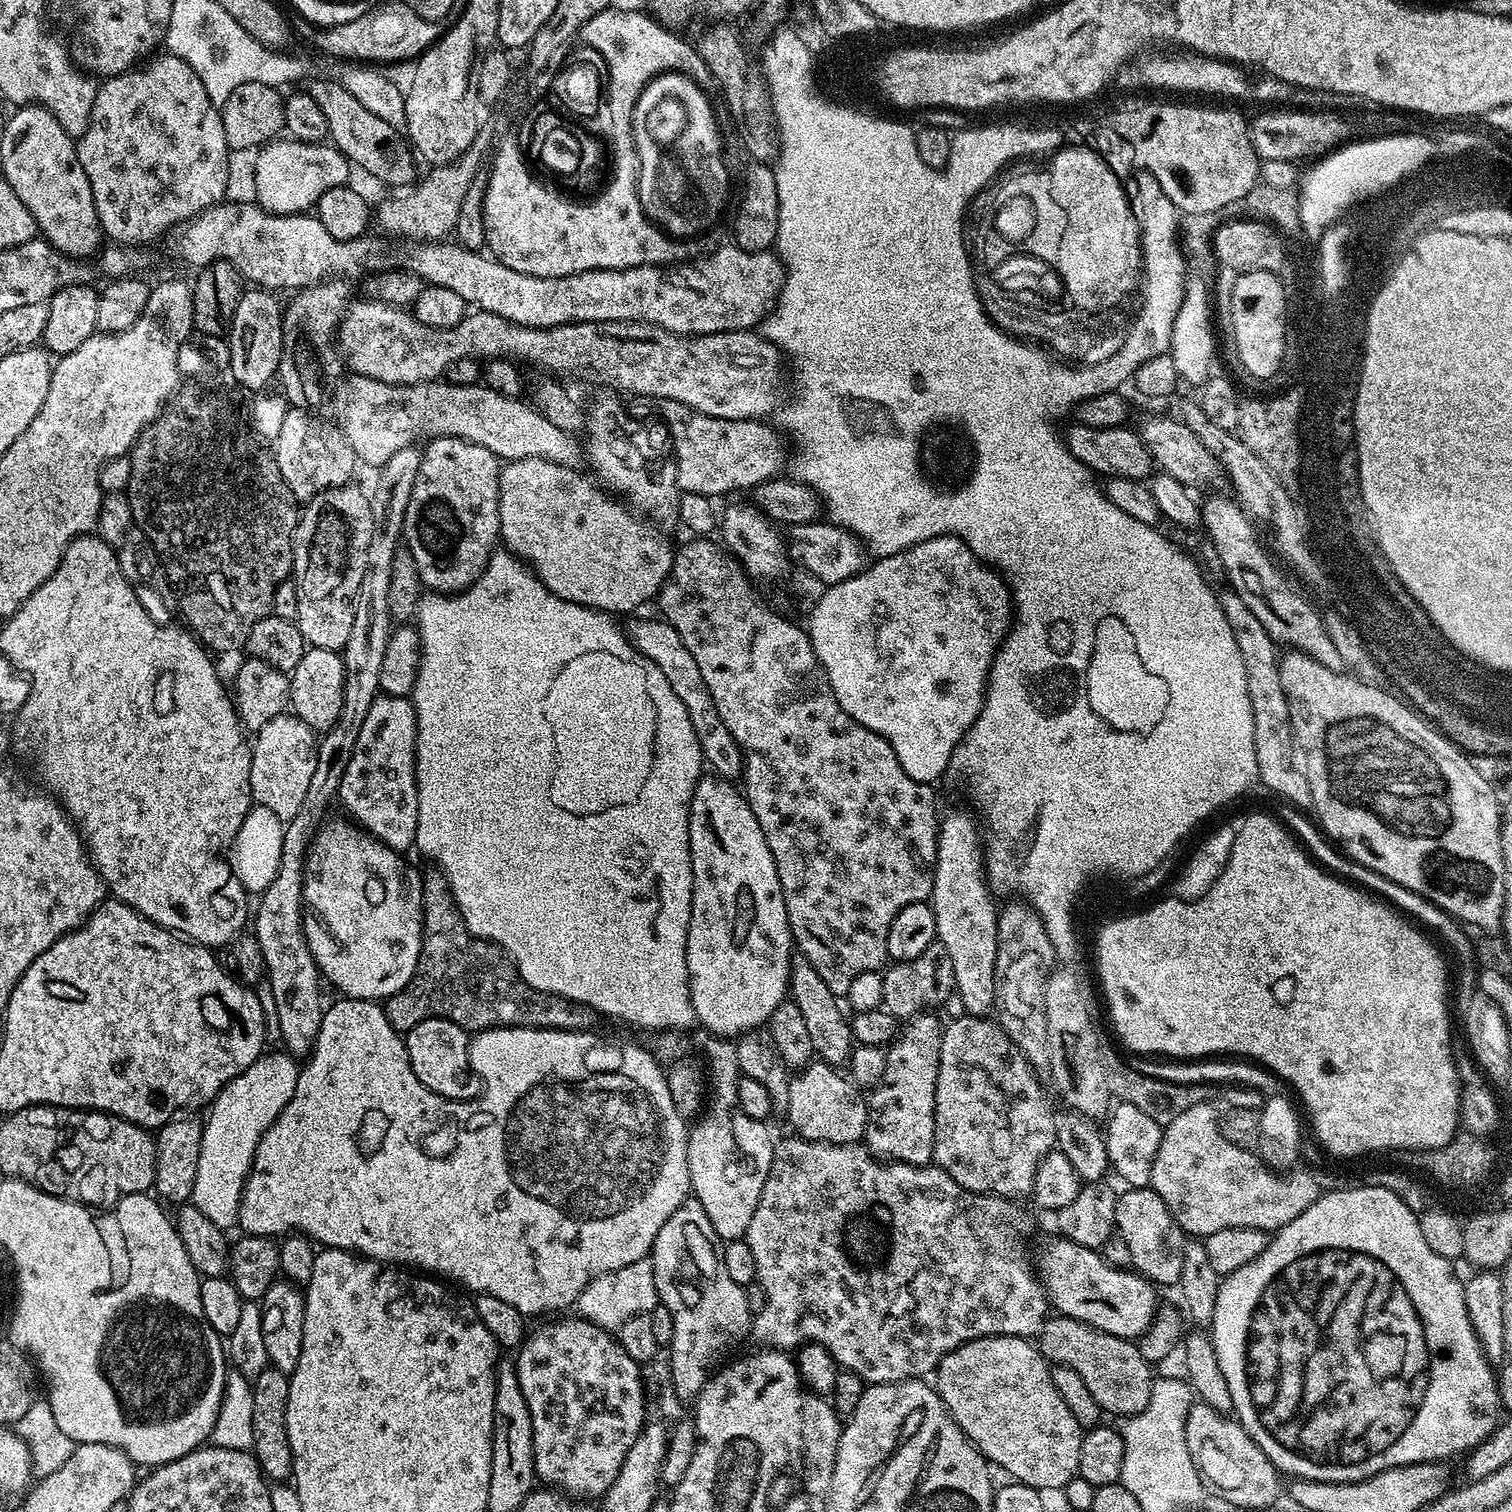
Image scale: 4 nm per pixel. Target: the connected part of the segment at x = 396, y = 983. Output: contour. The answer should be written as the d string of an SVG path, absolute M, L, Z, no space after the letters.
M347 818L341 820L325 819L316 829L316 835L312 837L310 851L304 857L304 937L308 943L308 949L316 969L320 971L321 977L328 980L337 988L341 997L350 1000L375 1000L383 1002L389 996L398 994L414 978L414 970L420 961L420 948L424 944L424 882L422 872L416 868L411 868L404 861L405 857L393 848L387 848L381 840L375 840L370 833L363 828L352 823Z

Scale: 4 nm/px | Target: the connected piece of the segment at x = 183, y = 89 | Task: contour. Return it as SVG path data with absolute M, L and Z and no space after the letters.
M171 54L163 55L157 55L152 58L157 58L157 60L149 59L143 66L133 67L129 71L120 73L119 76L107 77L96 89L92 121L89 122L87 130L75 141L78 161L81 162L82 168L86 172L86 178L90 178L90 190L94 194L94 206L100 219L103 235L109 241L125 246L148 244L151 240L158 239L160 235L161 239L177 224L185 224L187 220L193 220L198 213L221 203L225 199L224 191L228 188L230 149L226 142L226 130L222 130L219 107L214 102L210 102L210 96L206 94L206 86L202 86L202 78L198 78L198 74L194 74L194 70L190 70L190 66L186 66L186 62L182 62L182 58Z

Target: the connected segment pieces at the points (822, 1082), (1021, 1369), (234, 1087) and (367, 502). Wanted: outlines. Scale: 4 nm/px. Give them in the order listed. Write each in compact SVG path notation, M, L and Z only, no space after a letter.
M814 1060L790 1079L785 1115L793 1133L810 1141L828 1144L859 1143L868 1121L868 1103L863 1091L849 1078L838 1074L835 1067Z
M987 1336L966 1342L940 1360L934 1373L934 1387L952 1420L964 1431L989 1465L1009 1472L1011 1479L1031 1488L1063 1489L1079 1470L1079 1448L1082 1429L1074 1422L1074 1414L1062 1402L1062 1394L1054 1390L1052 1368L1039 1347L1023 1336Z
M283 1050L270 1052L261 1054L216 1095L204 1120L202 1154L198 1154L198 1178L194 1178L191 1203L223 1230L237 1223L242 1190L260 1135L282 1114L298 1086L297 1061Z
M356 482L328 488L303 505L292 535L292 576L298 590L298 614L294 622L300 627L305 645L331 652L340 652L346 646L350 626L354 626L354 598L366 570L366 550L370 546L371 533L372 502L369 493L365 489L363 492Z

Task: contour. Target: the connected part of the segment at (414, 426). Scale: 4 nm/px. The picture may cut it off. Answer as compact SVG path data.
M351 375L350 379L347 377L340 385L342 385L334 396L334 420L338 428L340 428L346 437L347 441L350 442L351 448L354 450L357 459L364 465L364 463L373 466L373 468L379 468L383 465L387 459L395 453L395 451L402 450L403 447L419 443L420 438L425 439L426 437L437 437L437 436L448 436L448 437L460 437L463 440L474 442L476 445L485 446L486 449L490 450L495 456L501 460L521 460L522 457L542 457L544 460L554 461L556 464L566 465L568 467L579 467L580 460L583 461L584 450L580 445L578 446L577 440L573 435L558 429L558 426L554 426L548 418L546 418L541 412L537 411L531 403L523 401L519 397L504 396L498 394L490 388L487 388L484 384L470 385L470 386L458 386L457 384L449 384L447 381L428 381L425 384L390 384L384 382L378 382L377 379L371 379L369 376L357 376Z

